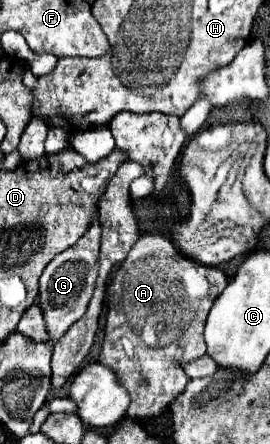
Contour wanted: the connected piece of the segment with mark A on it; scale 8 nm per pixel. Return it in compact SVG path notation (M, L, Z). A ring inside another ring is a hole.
M162 233L140 235L132 245L126 261L118 267L112 281L106 287L106 335L98 355L98 363L112 367L120 385L130 393L130 407L126 411L132 419L154 419L162 415L170 403L182 395L190 377L184 373L184 363L200 359L206 355L204 343L204 323L214 299L224 291L228 281L218 267L196 263L184 257L170 237ZM140 379L146 379L146 385L140 385Z

